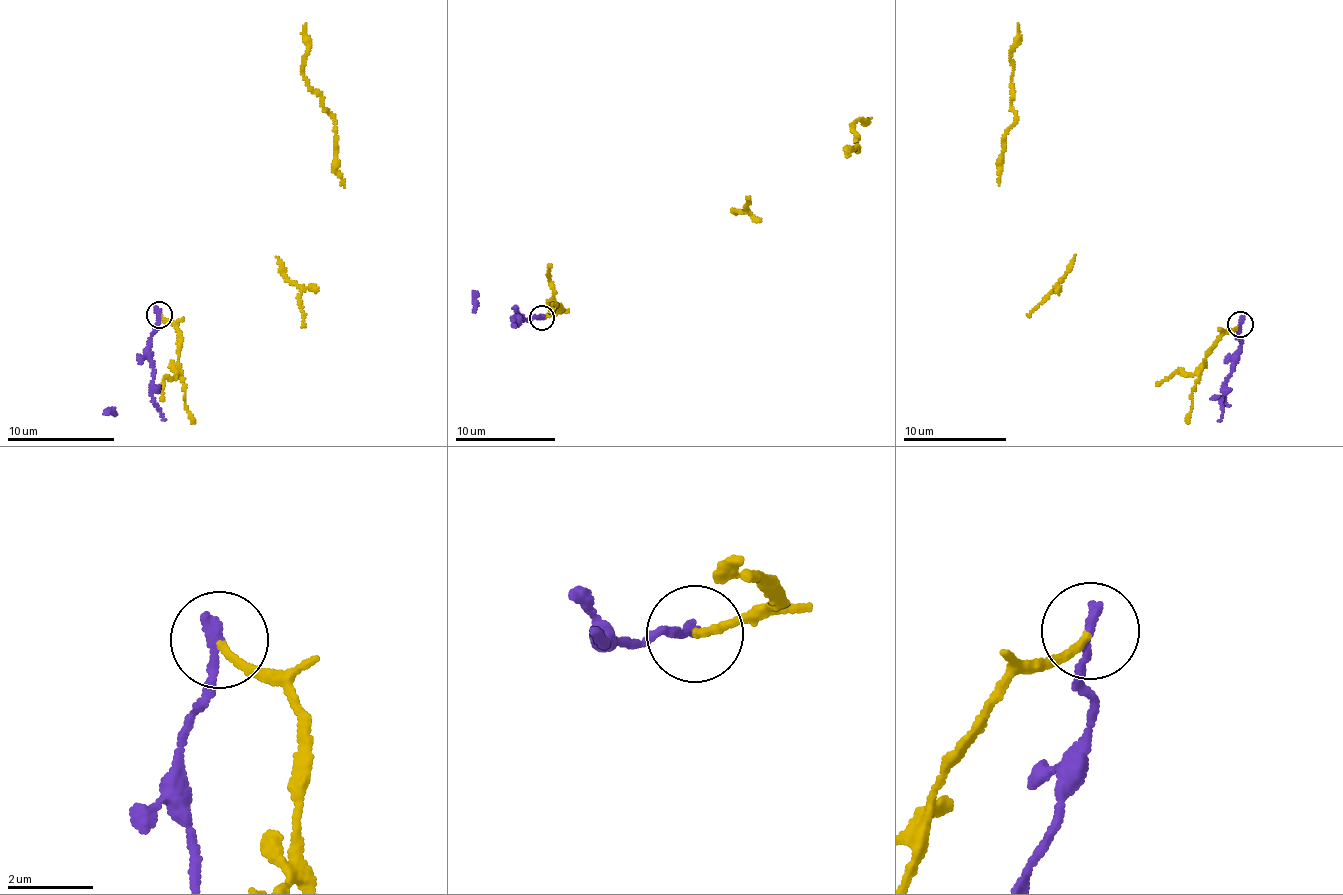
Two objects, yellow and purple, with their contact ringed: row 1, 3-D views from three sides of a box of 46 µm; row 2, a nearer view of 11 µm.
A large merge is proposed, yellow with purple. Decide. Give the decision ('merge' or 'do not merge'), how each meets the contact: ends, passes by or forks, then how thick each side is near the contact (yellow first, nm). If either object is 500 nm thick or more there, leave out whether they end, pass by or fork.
do not merge | yellow ends | purple ends | 160/280 nm

